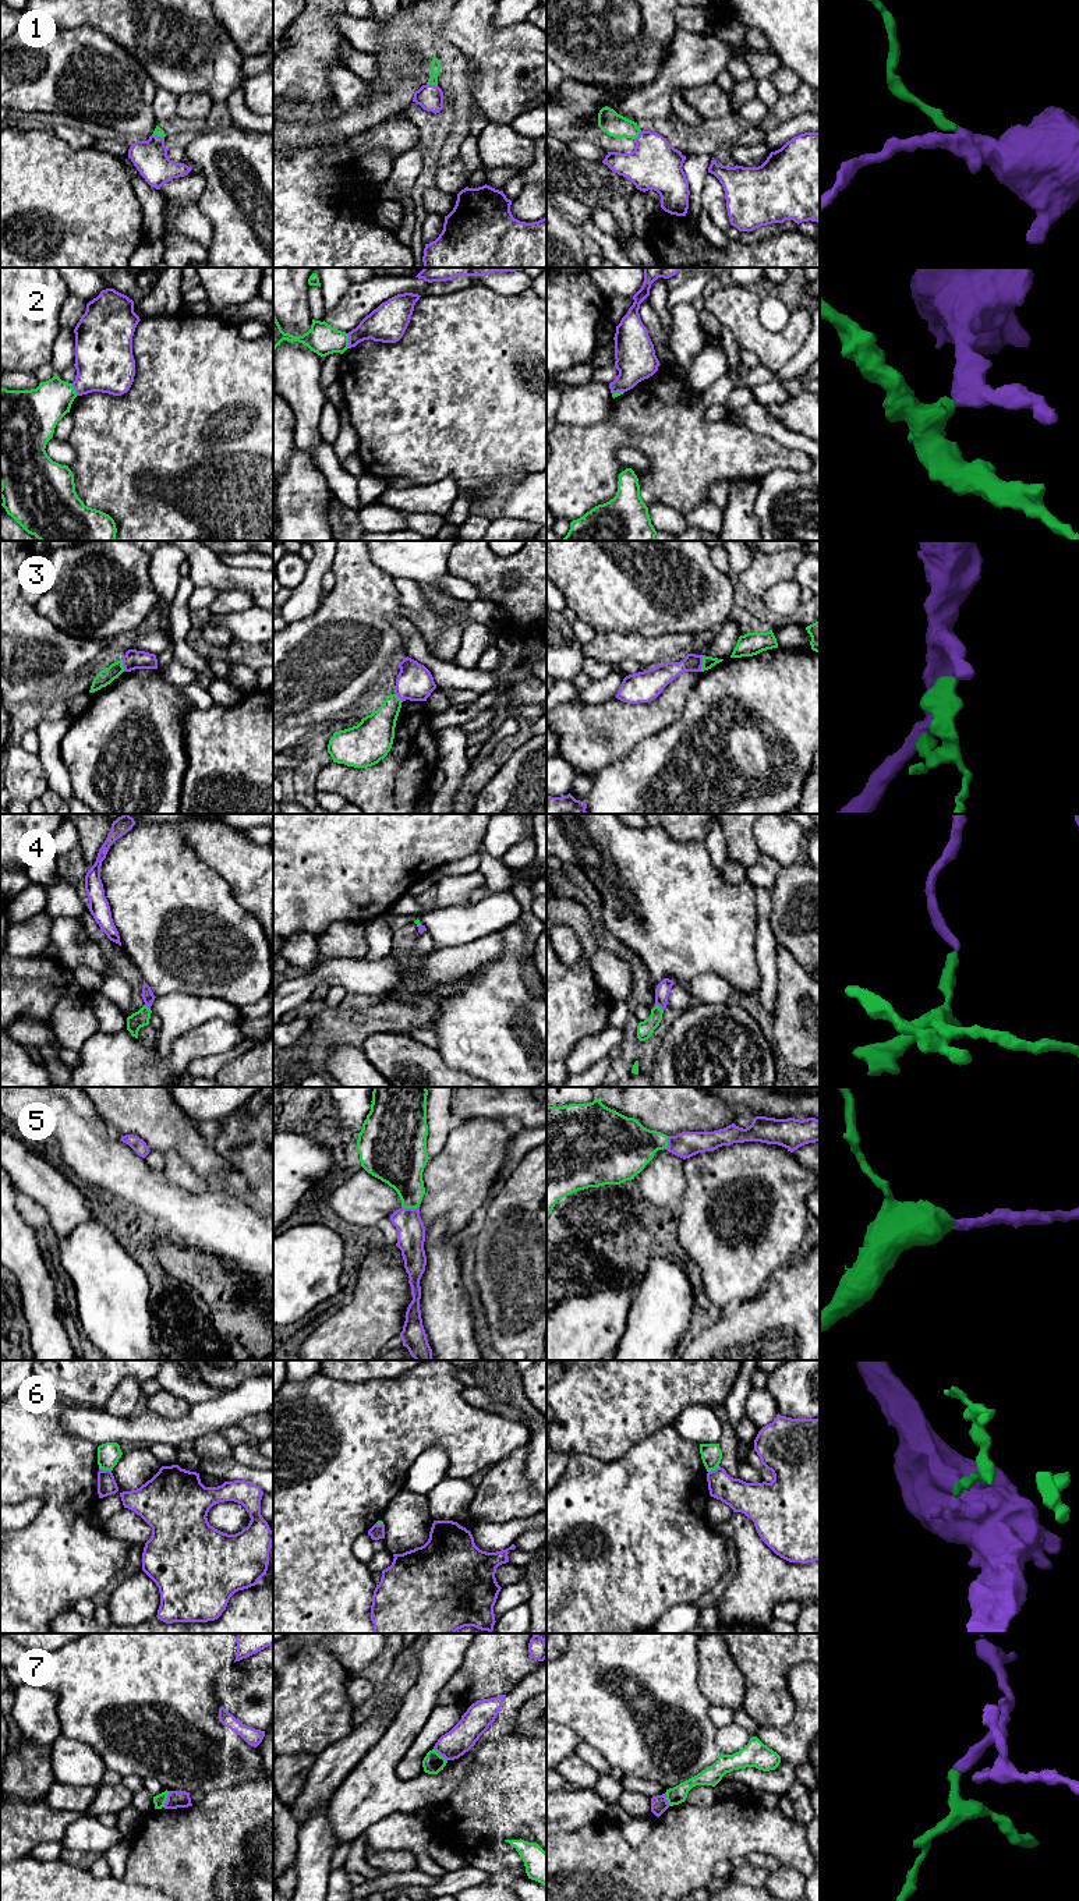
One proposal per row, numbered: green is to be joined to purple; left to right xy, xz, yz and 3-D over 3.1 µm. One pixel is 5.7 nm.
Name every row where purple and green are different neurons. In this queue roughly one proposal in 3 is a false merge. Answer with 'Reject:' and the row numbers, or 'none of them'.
Reject: 2, 3, 6, 7

